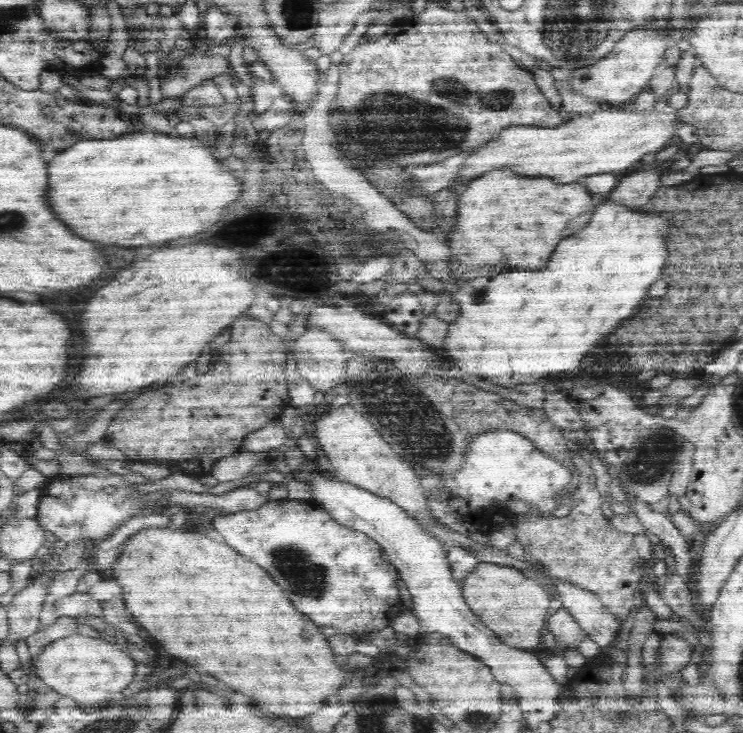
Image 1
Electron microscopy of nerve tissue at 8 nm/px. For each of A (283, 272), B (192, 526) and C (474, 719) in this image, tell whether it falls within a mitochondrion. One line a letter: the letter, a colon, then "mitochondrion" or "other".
A: mitochondrion
B: other
C: mitochondrion

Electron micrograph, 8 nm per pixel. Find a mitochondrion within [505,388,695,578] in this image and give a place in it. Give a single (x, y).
(651, 461)

